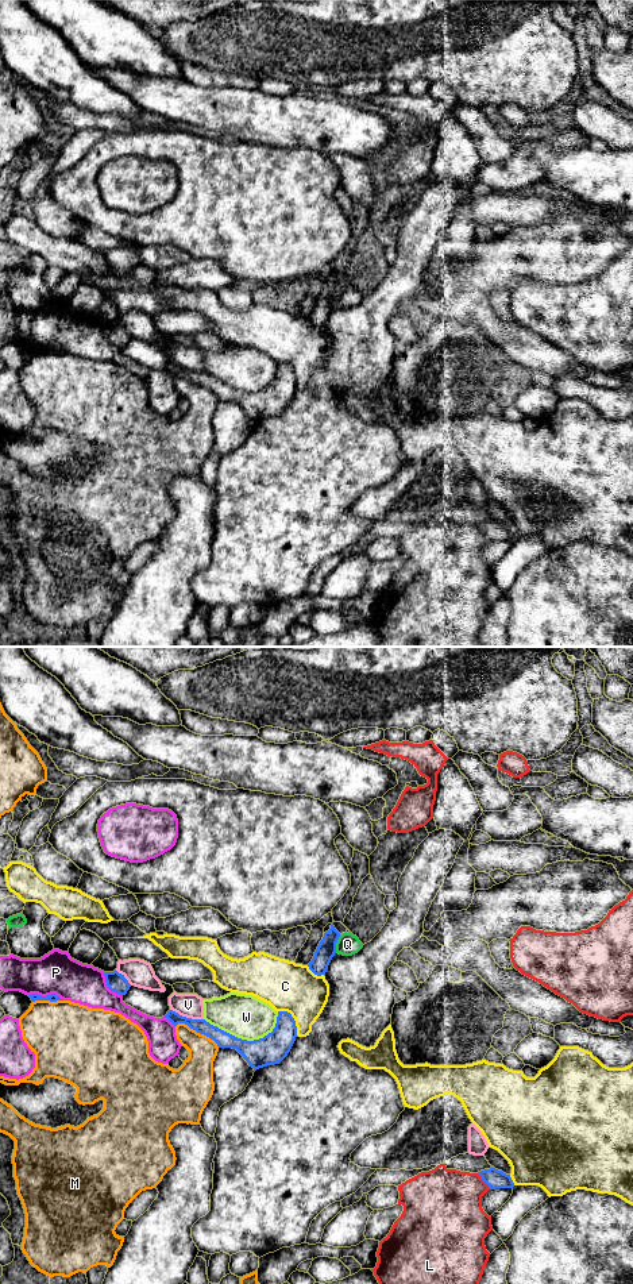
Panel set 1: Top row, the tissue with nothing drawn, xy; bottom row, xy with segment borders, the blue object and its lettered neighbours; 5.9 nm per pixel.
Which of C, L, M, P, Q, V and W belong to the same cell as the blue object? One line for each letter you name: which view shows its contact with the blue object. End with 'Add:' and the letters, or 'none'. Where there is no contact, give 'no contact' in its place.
Add: none

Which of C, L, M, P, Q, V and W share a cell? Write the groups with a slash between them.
C P / L / M / Q / V / W

